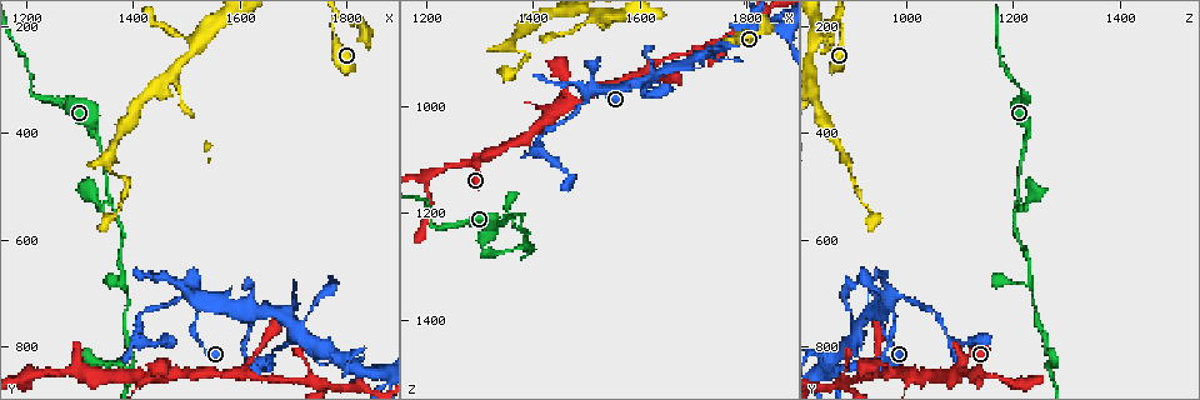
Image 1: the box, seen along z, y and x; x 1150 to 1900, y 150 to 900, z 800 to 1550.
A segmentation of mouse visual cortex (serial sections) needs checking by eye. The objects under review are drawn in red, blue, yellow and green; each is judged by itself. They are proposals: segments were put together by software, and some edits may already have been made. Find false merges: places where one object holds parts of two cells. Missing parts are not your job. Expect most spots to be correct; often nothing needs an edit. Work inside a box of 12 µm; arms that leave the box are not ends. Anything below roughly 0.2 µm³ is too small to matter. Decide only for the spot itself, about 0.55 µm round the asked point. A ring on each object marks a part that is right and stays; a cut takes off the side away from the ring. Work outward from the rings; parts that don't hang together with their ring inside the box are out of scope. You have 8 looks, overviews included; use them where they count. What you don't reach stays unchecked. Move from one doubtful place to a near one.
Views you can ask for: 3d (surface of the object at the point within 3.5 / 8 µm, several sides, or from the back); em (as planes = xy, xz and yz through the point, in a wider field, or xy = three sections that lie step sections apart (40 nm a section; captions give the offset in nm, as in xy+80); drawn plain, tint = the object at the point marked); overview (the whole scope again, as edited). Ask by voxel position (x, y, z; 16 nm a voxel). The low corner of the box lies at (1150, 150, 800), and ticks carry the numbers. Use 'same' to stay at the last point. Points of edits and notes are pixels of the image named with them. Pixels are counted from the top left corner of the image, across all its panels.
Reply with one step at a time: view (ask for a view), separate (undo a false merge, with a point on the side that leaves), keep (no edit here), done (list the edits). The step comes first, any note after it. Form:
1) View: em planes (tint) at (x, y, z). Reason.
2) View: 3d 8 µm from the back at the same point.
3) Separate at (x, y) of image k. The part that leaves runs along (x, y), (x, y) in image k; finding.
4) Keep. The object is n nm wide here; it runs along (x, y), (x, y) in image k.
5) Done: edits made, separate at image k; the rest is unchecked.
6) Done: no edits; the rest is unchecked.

View: 3d 3.5 µm at (1530, 730, 970). Thick turns thin.

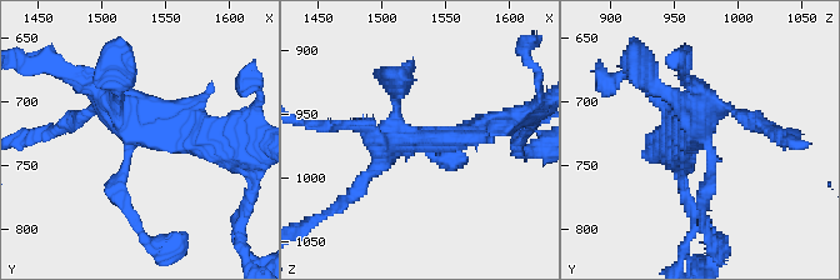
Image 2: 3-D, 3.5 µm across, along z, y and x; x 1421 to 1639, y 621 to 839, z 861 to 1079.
View: em xy step 1 (tint) at (1526, 728, 970). Need the tissue.

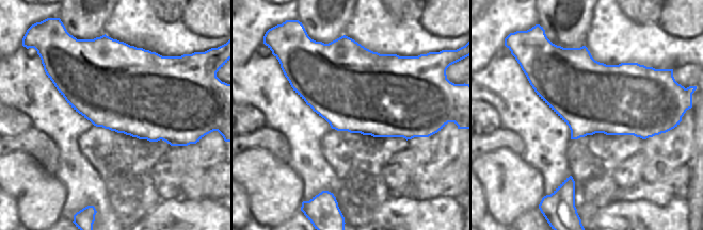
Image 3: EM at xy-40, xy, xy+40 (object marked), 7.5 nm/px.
Keep. It runs along (131, 213), (120, 175), (139, 133), (211, 136) in image 2; all the same cell.

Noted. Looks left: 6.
View: 3d 3.5 µm at (1390, 835, 1270). Sharp bend.

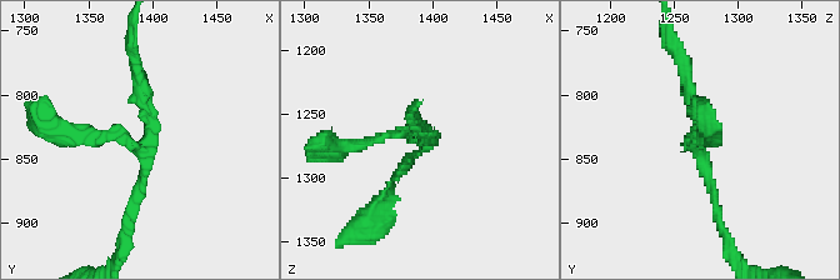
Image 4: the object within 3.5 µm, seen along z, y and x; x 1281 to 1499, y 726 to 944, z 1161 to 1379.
View: em planes (tint) at (1394, 838, 1272).

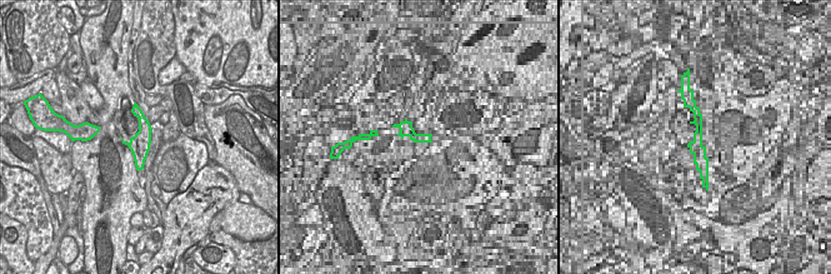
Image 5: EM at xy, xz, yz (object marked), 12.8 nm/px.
Keep. It runs along (135, 109), (143, 120), (139, 167) in image 5; continuous, no second cell.

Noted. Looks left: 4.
View: 3d 3.5 µm at (1210, 330, 1220). Sharp bend.

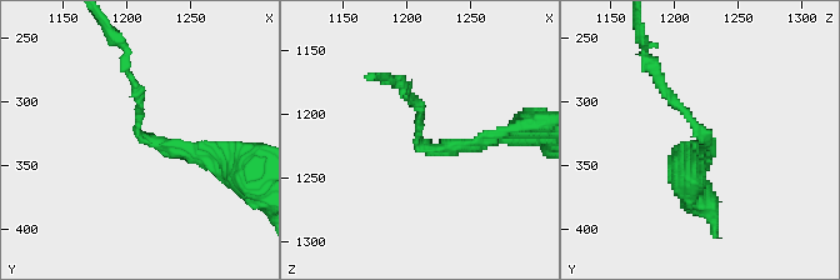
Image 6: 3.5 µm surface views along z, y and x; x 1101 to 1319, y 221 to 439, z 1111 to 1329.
View: em xy step 2 (tint) at (1214, 328, 1224). The arms are 150, 150 nm wide.

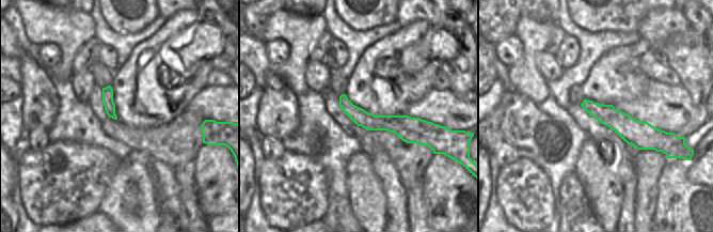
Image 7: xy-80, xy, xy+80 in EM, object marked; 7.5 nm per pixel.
Keep. It runs along (218, 149), (141, 138), (130, 73) in image 6; all the same cell.

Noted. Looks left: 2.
Done: no edits; the rest is unchecked.

